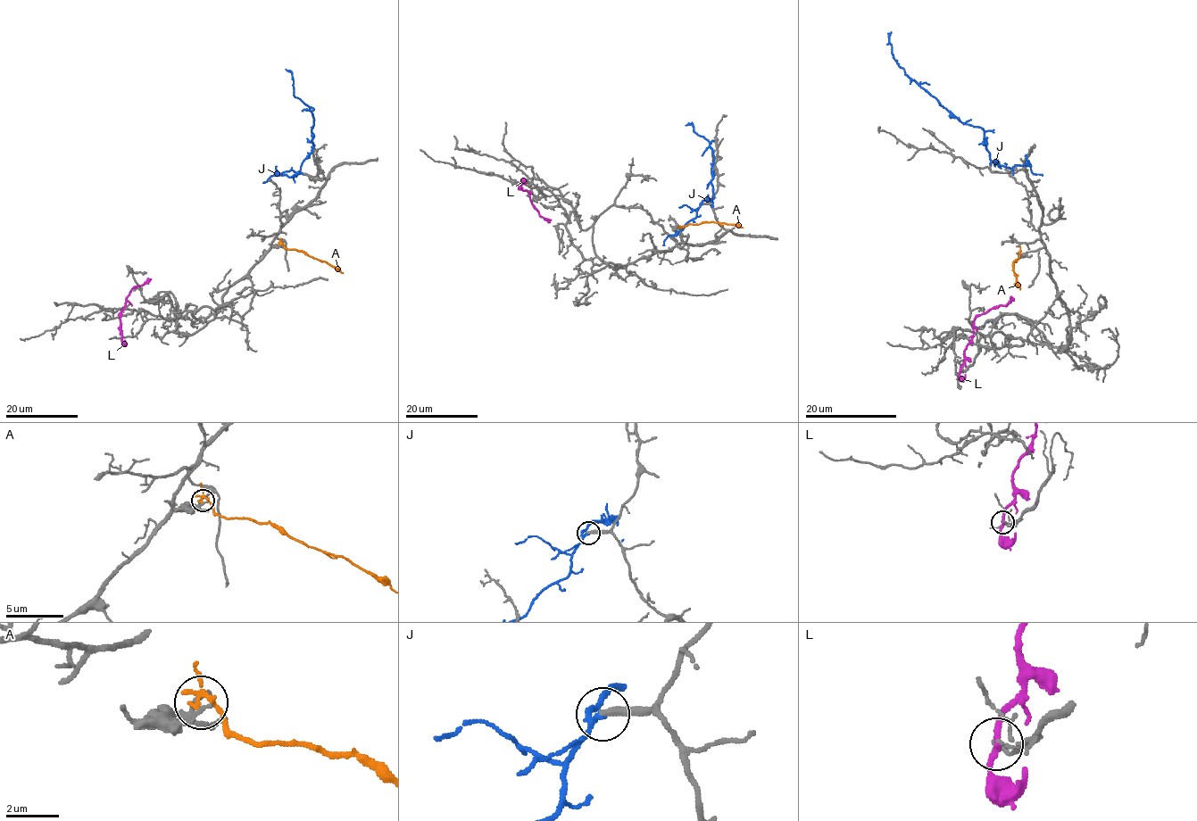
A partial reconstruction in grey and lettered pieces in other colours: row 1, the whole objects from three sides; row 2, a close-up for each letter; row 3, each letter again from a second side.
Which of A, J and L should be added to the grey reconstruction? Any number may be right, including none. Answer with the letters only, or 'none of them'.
J

